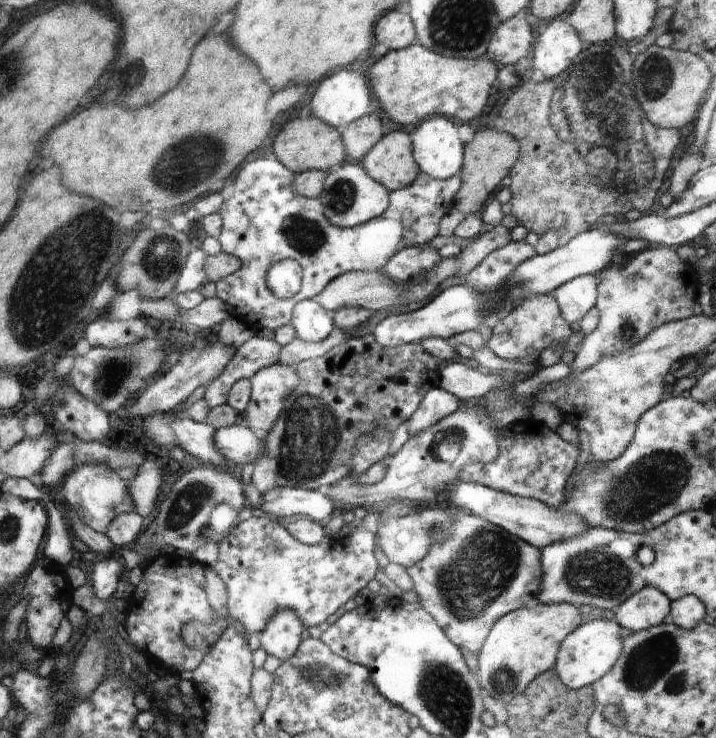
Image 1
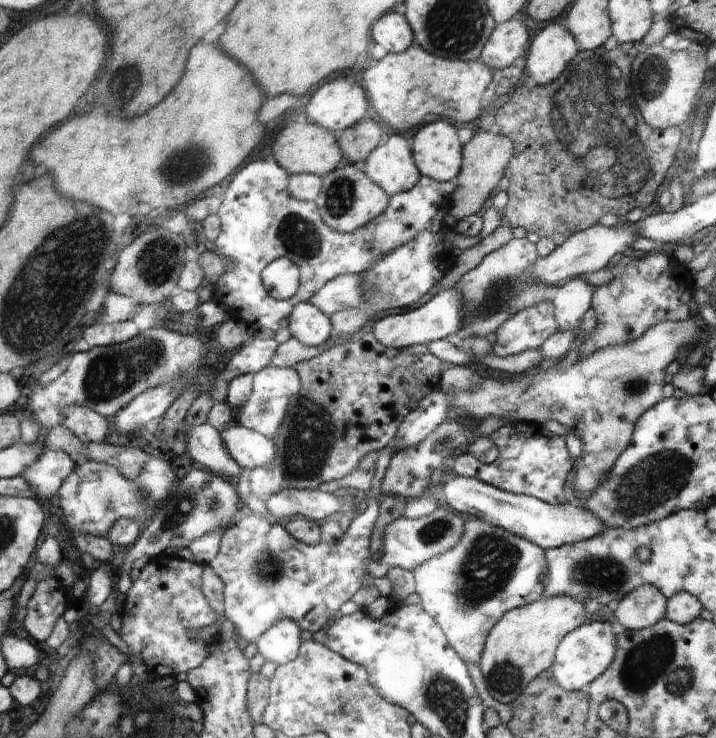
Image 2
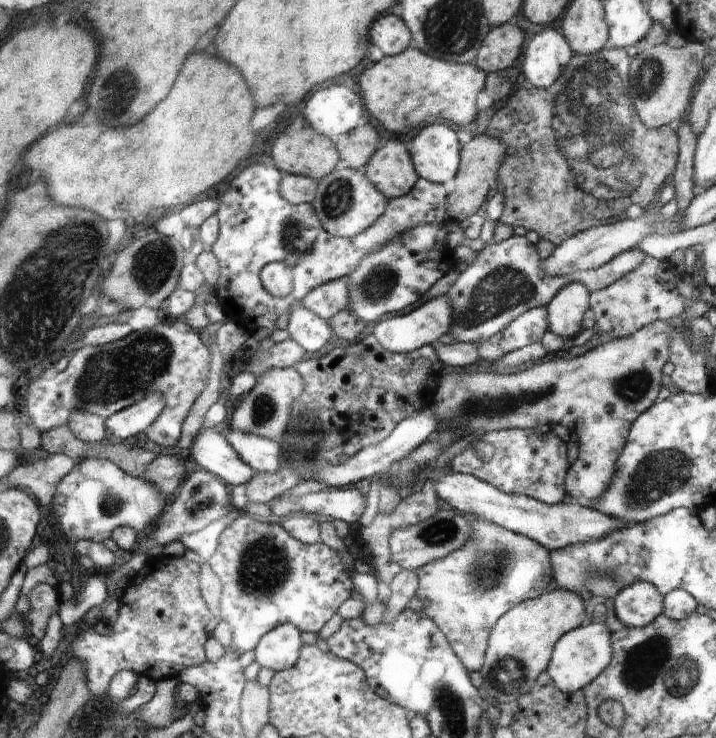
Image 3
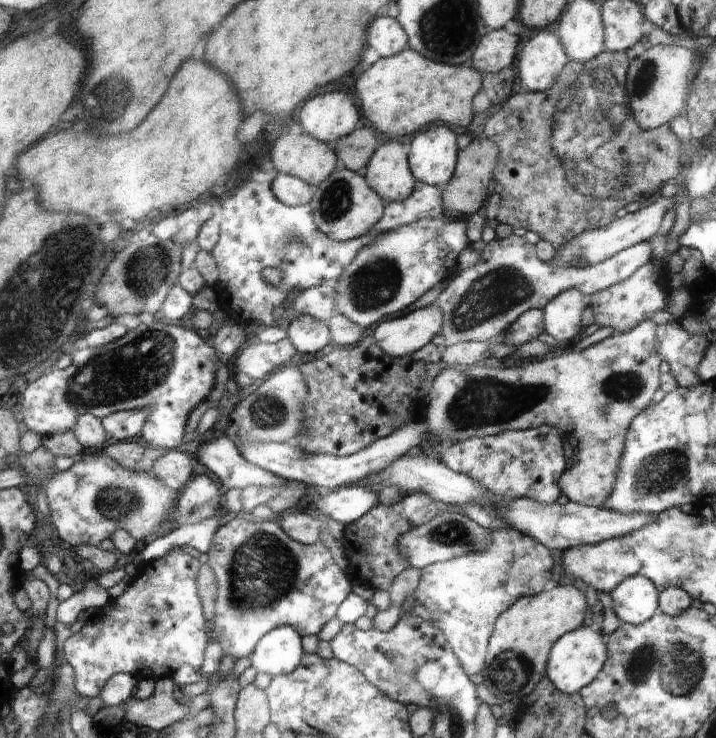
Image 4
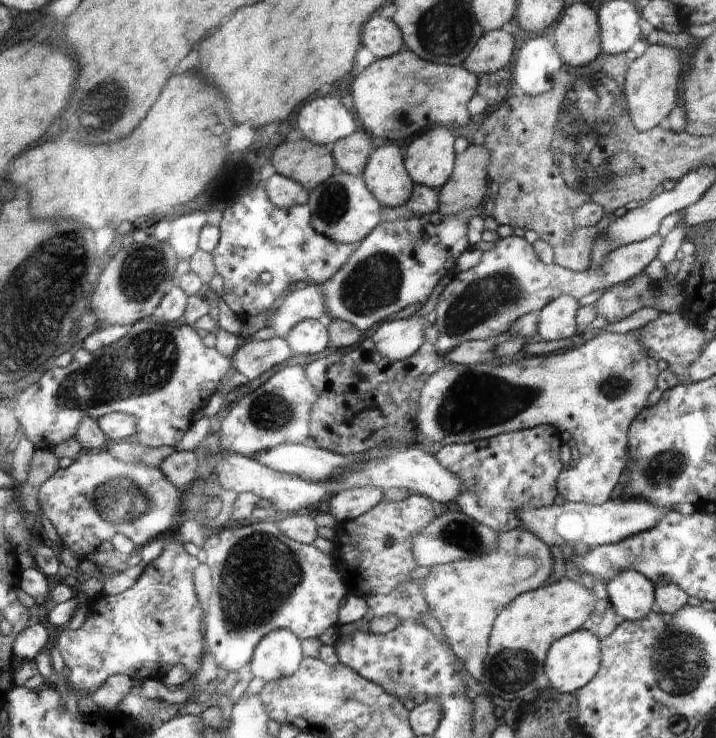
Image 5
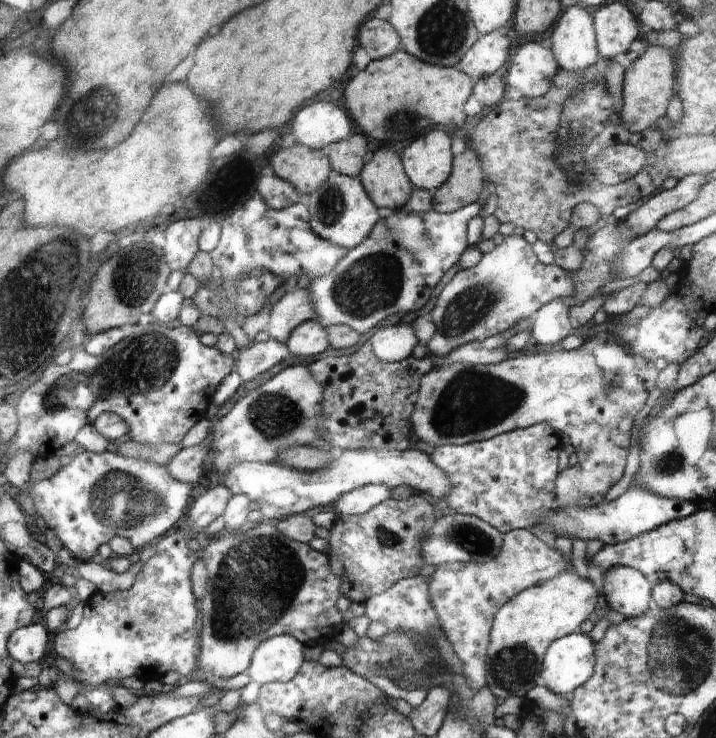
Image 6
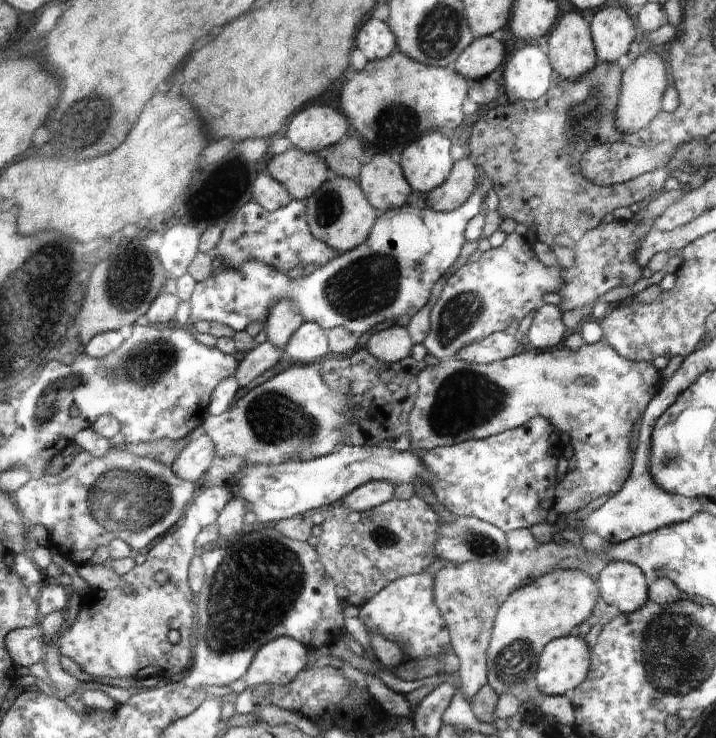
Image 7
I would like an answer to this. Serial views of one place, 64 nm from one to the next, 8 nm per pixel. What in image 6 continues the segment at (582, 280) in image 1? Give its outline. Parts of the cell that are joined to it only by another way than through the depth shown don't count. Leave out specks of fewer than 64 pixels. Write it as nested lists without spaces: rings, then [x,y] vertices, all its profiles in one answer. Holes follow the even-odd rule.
[[[560,299],[552,300],[532,316],[533,347],[556,345],[574,332],[570,324],[569,306]]]

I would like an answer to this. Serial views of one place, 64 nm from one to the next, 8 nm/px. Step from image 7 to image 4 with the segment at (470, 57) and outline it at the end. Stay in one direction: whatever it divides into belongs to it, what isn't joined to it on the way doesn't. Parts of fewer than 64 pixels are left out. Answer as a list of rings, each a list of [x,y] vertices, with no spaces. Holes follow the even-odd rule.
[[[502,28],[492,30],[490,36],[484,36],[482,48],[478,48],[478,56],[474,56],[474,64],[469,66],[478,72],[500,72],[502,68],[508,68],[516,58],[518,48],[518,36],[508,34]]]

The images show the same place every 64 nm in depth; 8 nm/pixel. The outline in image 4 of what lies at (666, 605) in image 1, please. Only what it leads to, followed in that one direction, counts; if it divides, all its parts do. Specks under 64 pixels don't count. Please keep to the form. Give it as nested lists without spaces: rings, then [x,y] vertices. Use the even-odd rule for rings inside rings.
[[[638,574],[628,576],[609,590],[616,615],[629,624],[643,624],[654,616],[659,609],[659,591],[652,581]]]

